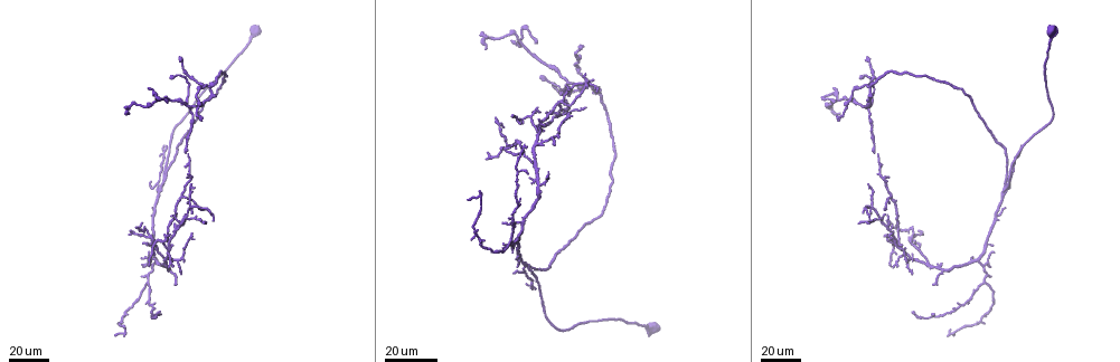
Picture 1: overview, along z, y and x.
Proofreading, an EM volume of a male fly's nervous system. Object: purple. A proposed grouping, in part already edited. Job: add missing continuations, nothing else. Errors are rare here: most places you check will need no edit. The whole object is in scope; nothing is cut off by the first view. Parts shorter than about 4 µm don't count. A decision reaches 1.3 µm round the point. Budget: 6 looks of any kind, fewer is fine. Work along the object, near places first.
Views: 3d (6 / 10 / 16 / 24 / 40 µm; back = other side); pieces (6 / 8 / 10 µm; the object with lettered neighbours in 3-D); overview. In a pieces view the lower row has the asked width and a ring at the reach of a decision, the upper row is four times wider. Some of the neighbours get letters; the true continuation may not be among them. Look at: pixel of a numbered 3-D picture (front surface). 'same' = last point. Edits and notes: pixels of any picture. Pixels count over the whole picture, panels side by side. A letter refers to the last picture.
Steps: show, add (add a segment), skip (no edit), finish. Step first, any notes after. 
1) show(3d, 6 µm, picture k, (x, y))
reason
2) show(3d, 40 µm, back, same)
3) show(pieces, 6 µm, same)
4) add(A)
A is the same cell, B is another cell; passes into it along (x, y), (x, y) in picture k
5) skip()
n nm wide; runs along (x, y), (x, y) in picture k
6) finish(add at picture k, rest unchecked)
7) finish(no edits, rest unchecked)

show(3d, 24 µm, picture 1, (131, 231))
free end

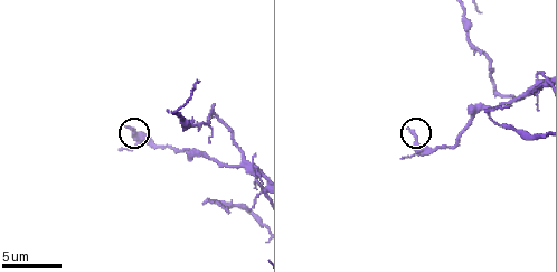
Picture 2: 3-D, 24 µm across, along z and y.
show(pieces, 6 µm, picture 2, (411, 128))

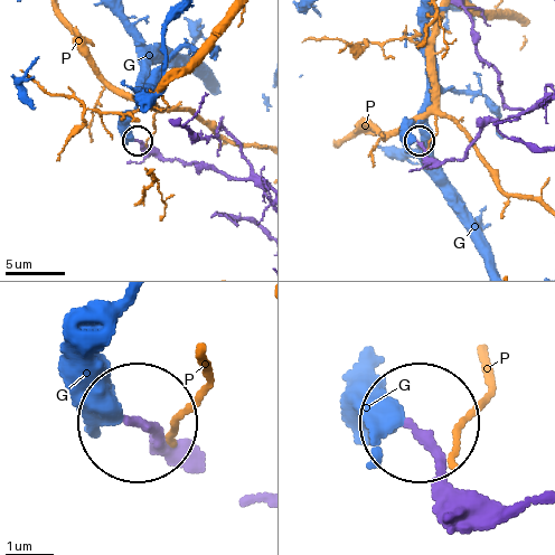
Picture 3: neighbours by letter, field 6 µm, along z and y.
skip()
180 nm wide; G and P are other cells; no lettered segment goes on from it

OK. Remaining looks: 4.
show(3d, 24 µm, picture 1, (539, 120))
tapers out

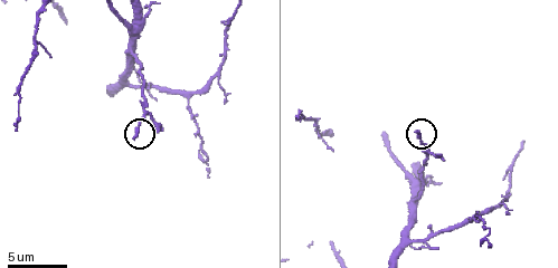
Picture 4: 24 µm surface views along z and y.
show(pieces, 6 µm, picture 4, (417, 133))

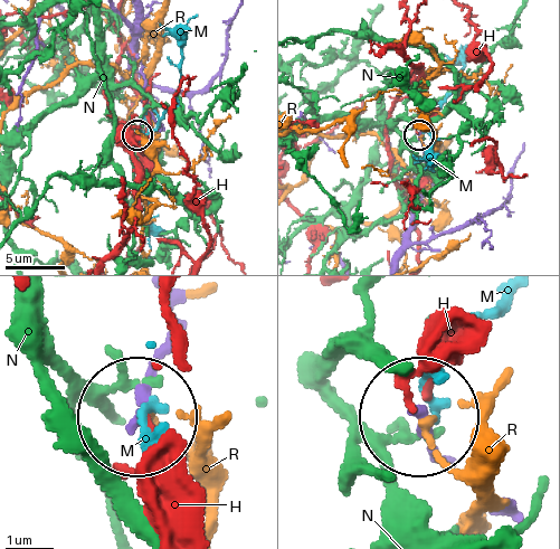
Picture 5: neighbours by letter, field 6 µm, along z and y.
skip()
H, M, N and R are other cells; no lettered segment goes on from it

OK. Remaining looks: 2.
show(3d, 24 µm, picture 1, (468, 200))
long arm stops here

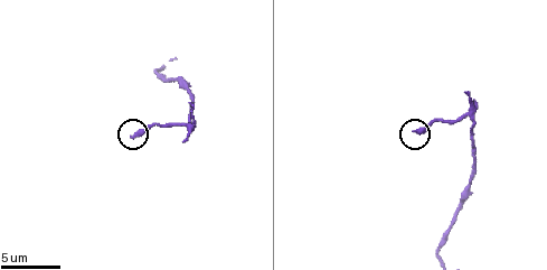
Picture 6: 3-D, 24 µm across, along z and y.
show(pieces, 8 µm, picture 6, (416, 130))

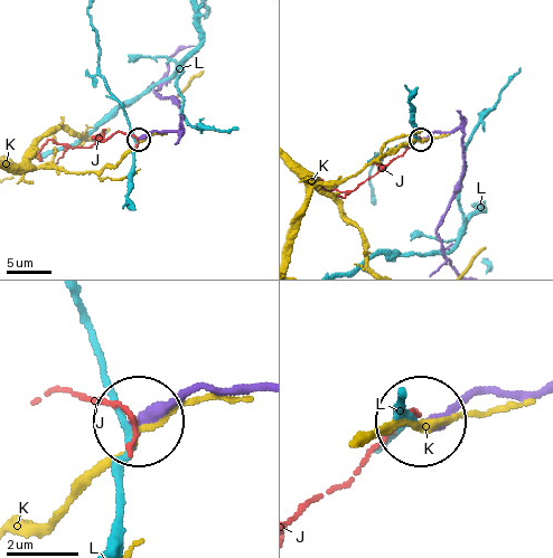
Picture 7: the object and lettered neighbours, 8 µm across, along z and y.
skip()
270 nm wide; J, K and L are other cells; runs along (541, 388), (487, 394), (427, 418) in picture 7; no lettered segment goes on from it

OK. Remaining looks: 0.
finish(no edits, rest unchecked)

